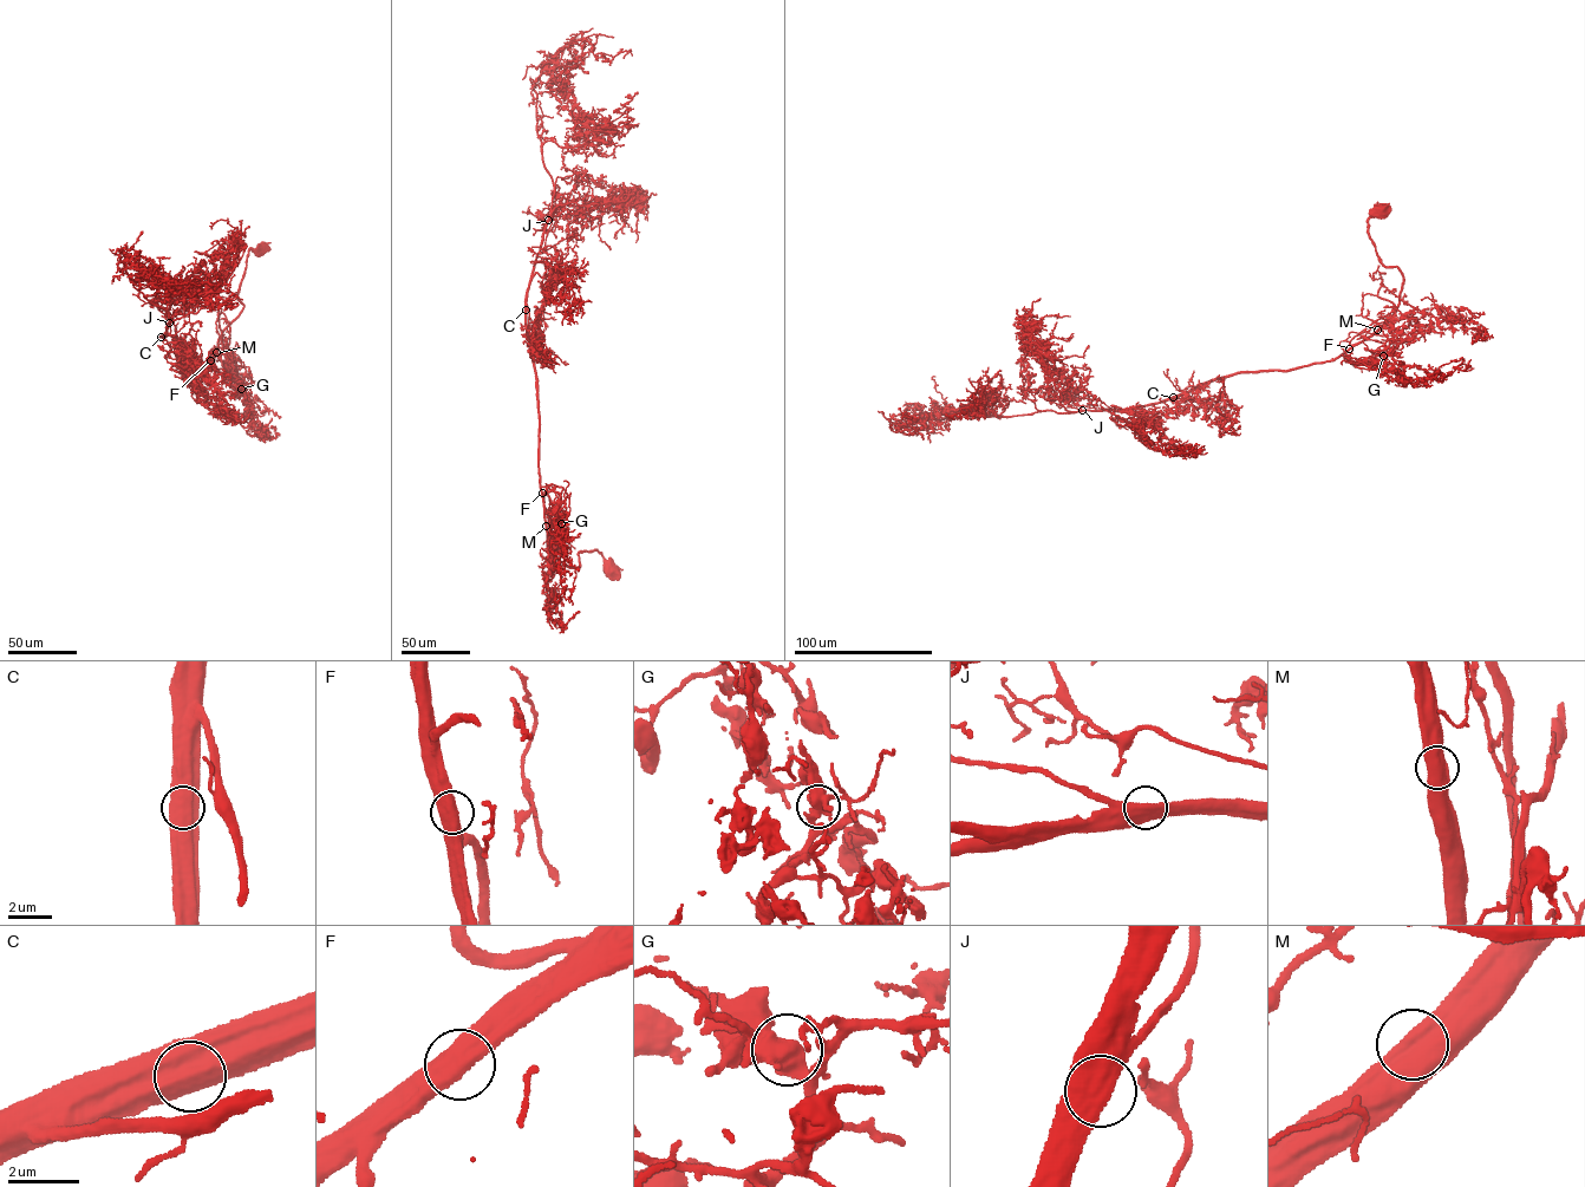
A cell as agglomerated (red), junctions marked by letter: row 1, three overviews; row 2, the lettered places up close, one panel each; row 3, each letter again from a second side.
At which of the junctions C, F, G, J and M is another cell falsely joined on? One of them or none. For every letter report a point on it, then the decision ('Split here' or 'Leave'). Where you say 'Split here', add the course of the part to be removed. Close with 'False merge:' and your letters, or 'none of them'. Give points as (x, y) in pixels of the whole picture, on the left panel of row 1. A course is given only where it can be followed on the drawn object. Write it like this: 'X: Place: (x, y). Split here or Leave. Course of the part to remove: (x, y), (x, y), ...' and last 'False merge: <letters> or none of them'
C: Place: (161, 337). Leave
F: Place: (210, 360). Leave
G: Place: (241, 389). Leave
J: Place: (169, 323). Leave
M: Place: (216, 352). Leave
False merge: none of them

